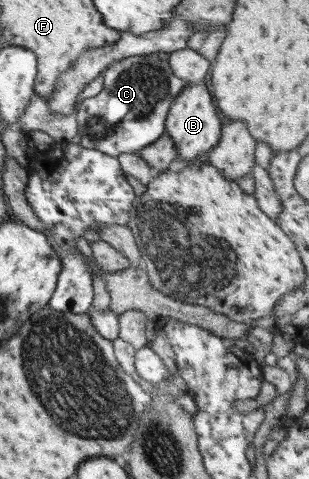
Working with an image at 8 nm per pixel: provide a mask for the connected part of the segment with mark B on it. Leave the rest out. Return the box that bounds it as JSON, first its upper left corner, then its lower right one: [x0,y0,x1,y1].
[164,83,222,163]

